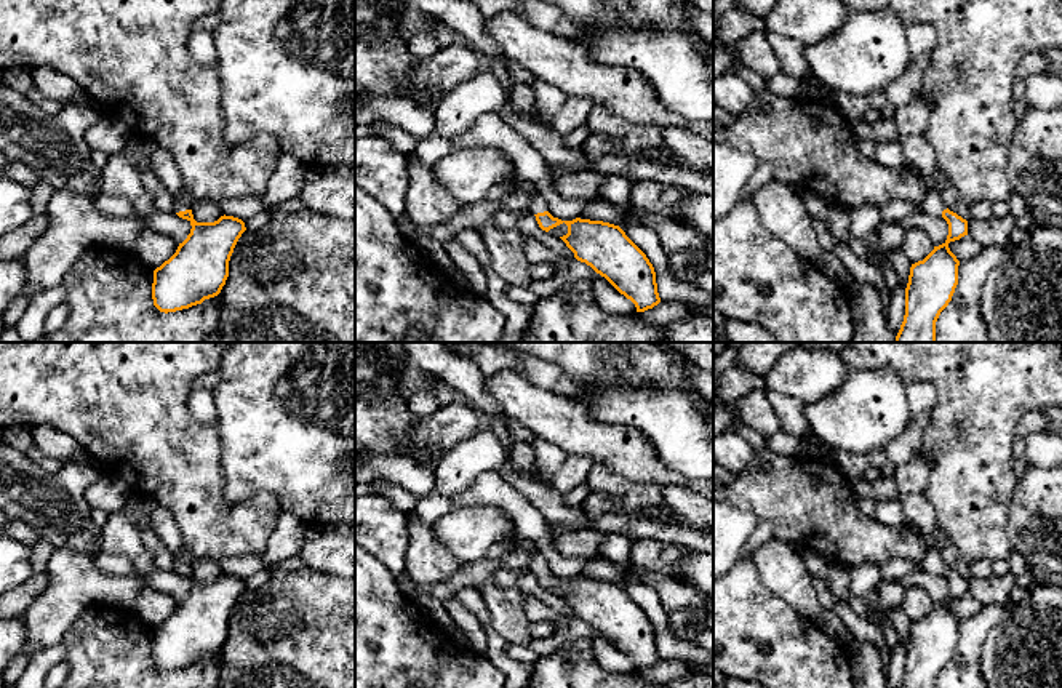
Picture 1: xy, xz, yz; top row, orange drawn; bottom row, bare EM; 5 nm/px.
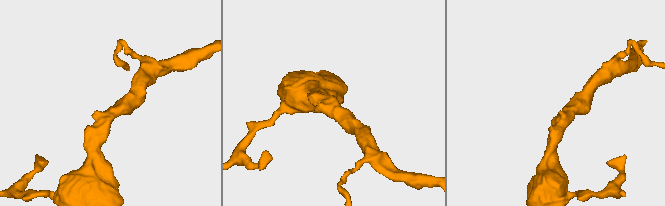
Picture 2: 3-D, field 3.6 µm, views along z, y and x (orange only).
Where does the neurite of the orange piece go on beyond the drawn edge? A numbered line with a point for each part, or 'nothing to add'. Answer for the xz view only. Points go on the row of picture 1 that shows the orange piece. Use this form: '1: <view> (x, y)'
1: xz (538, 205)

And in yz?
1: yz (933, 204)

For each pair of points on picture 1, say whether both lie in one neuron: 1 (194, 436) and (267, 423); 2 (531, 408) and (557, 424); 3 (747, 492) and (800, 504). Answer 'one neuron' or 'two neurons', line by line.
1: two neurons
2: one neuron
3: one neuron

